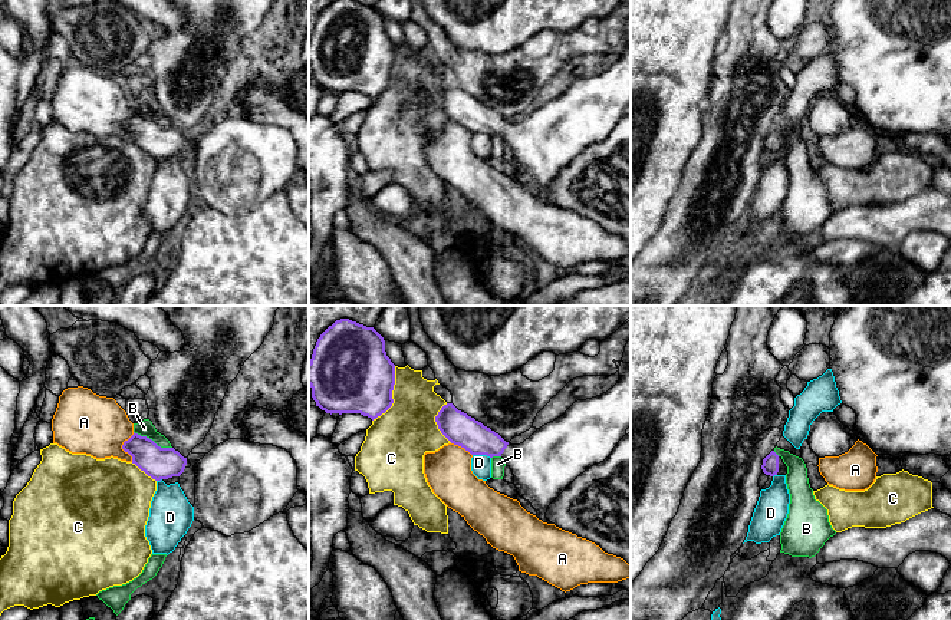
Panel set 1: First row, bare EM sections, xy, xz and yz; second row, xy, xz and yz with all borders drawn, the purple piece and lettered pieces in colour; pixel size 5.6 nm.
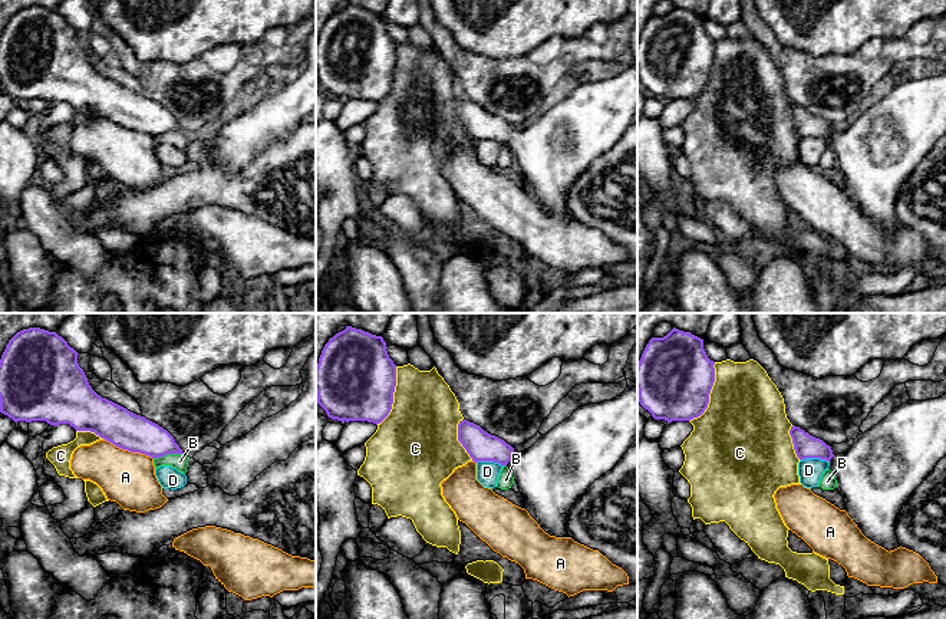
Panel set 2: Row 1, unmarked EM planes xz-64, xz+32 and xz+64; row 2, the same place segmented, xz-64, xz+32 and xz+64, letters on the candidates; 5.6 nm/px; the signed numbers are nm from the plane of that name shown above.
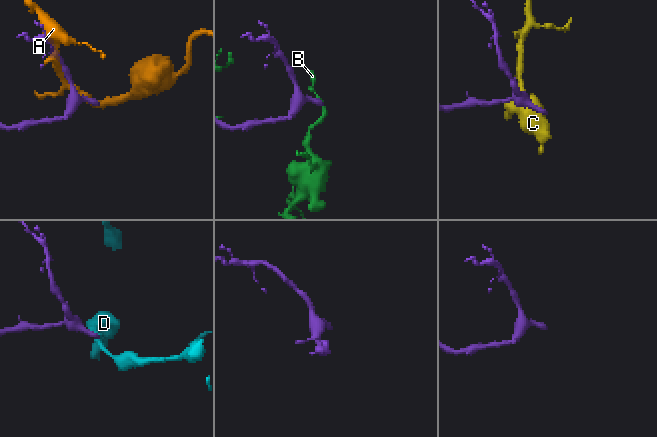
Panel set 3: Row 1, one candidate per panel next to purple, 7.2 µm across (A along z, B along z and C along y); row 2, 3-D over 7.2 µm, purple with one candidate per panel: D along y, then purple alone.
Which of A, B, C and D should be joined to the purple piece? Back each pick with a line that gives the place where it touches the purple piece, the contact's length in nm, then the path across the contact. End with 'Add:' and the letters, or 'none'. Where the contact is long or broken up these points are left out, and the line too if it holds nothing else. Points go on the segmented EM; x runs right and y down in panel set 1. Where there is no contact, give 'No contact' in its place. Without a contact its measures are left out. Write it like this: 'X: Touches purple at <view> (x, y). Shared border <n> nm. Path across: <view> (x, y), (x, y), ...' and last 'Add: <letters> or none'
Add: none

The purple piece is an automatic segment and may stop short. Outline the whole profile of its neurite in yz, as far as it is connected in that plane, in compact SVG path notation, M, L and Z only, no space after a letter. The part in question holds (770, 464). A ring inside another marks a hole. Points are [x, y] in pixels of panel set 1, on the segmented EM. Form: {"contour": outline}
{"contour": "M771 451L764 459L761 469L766 475L786 475L787 466L783 462L781 456L779 456L774 451Z"}

